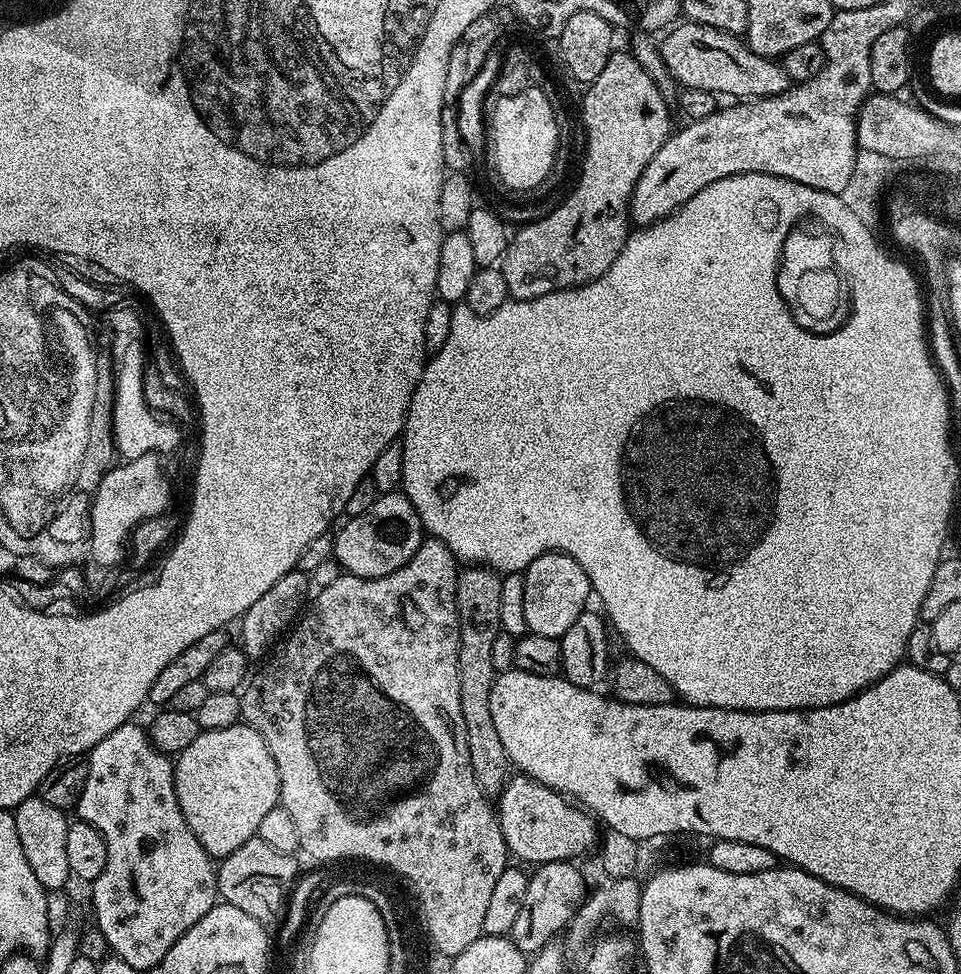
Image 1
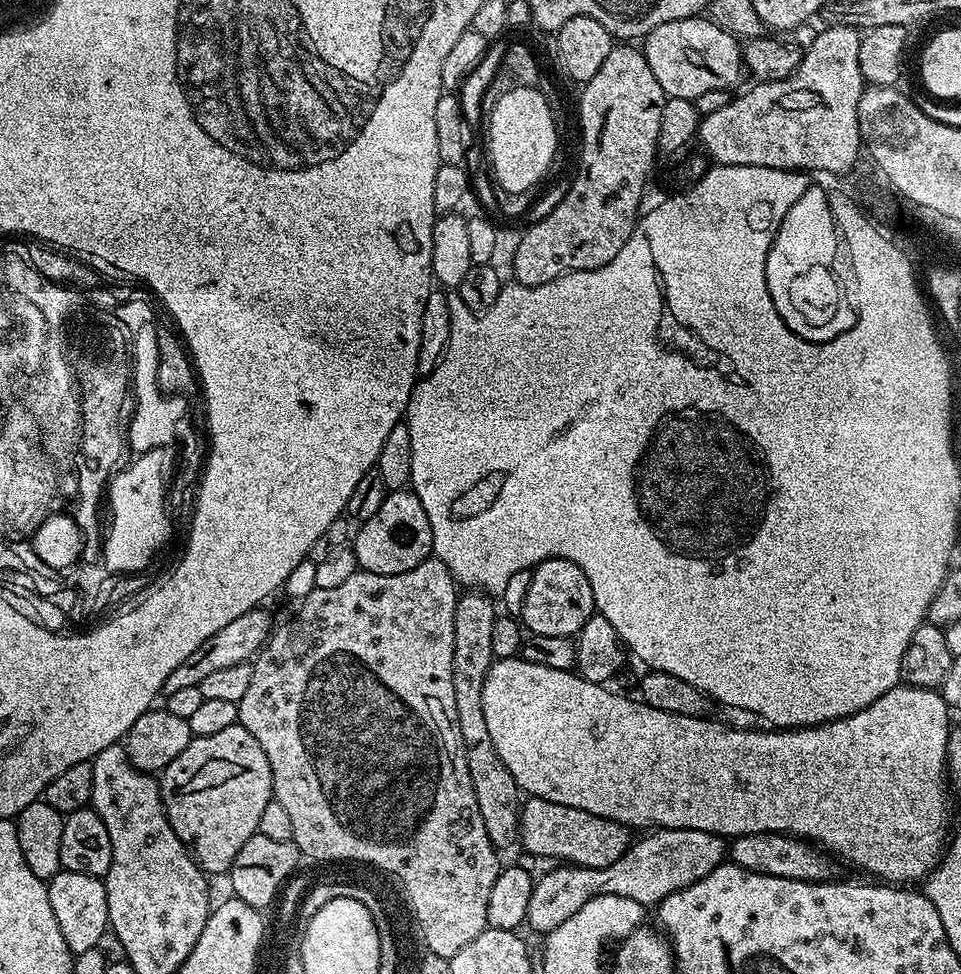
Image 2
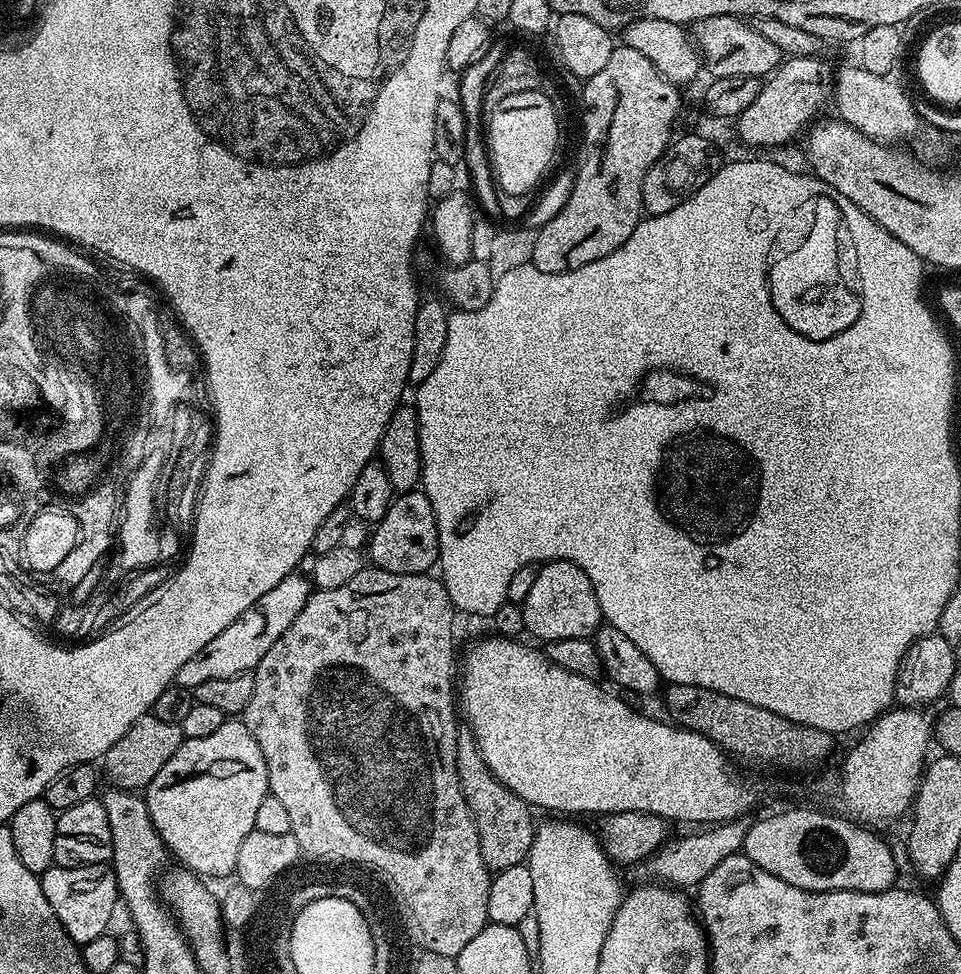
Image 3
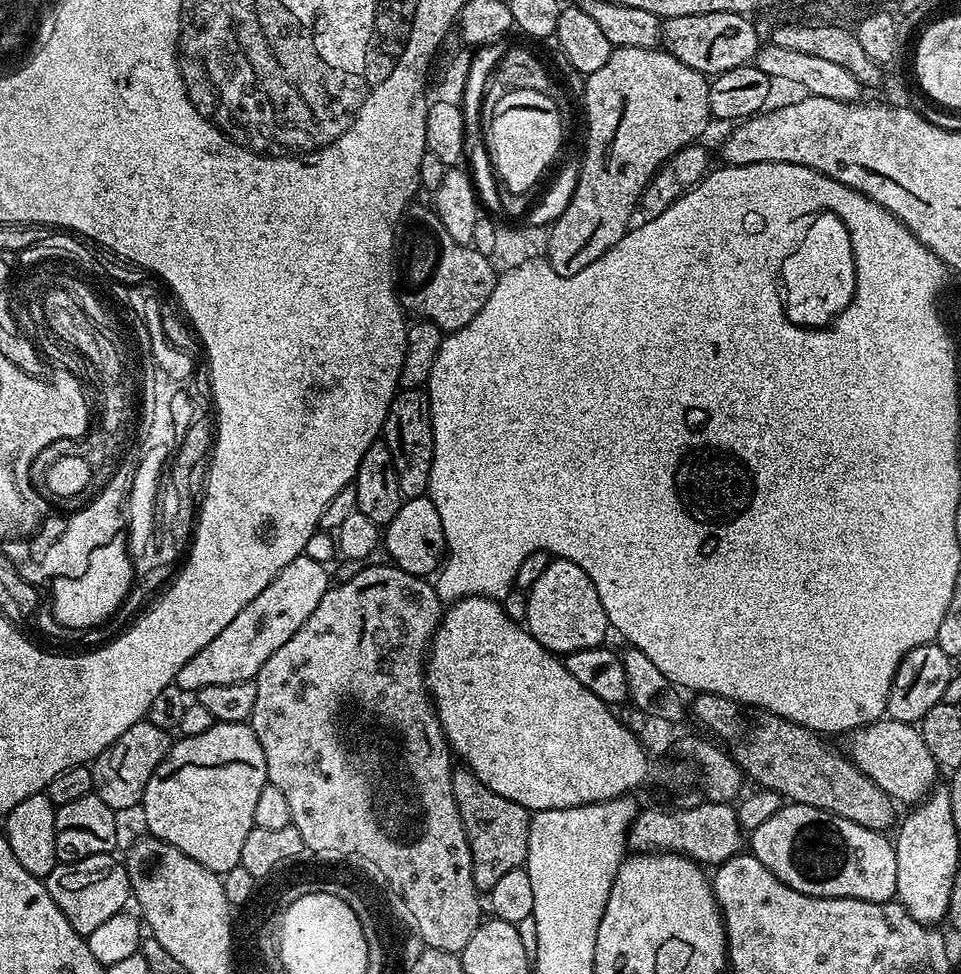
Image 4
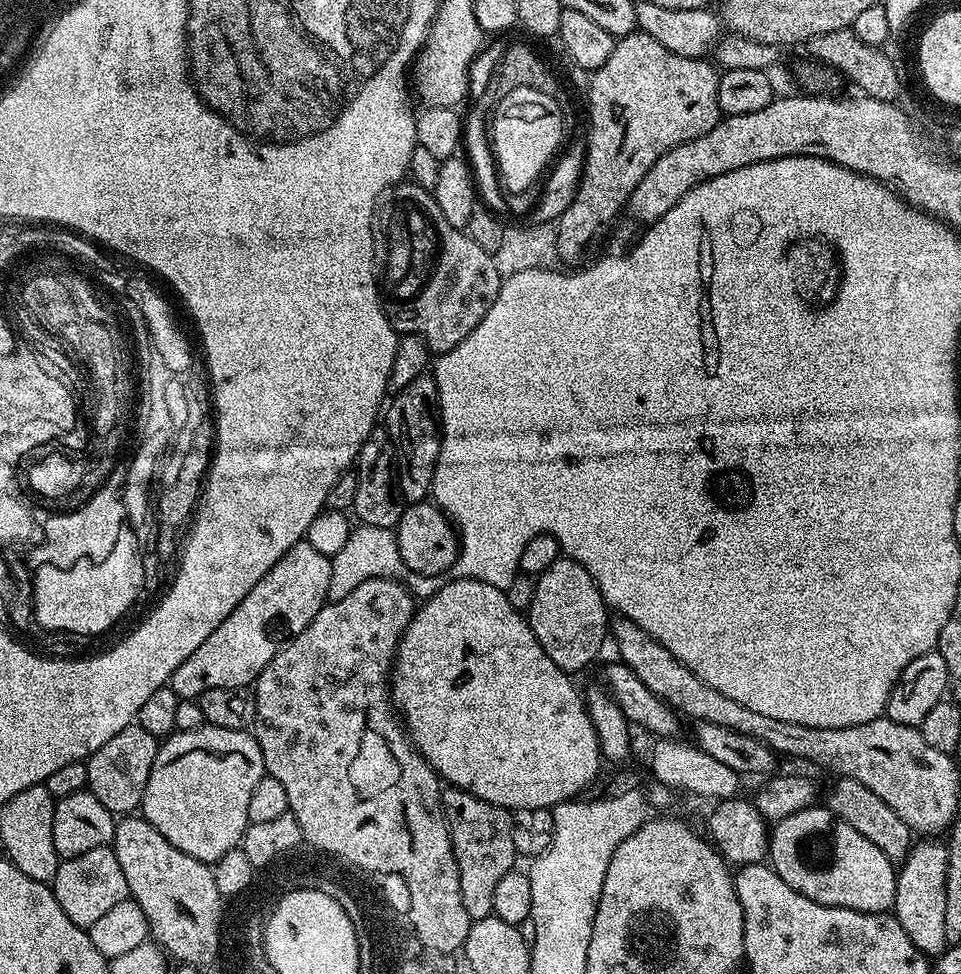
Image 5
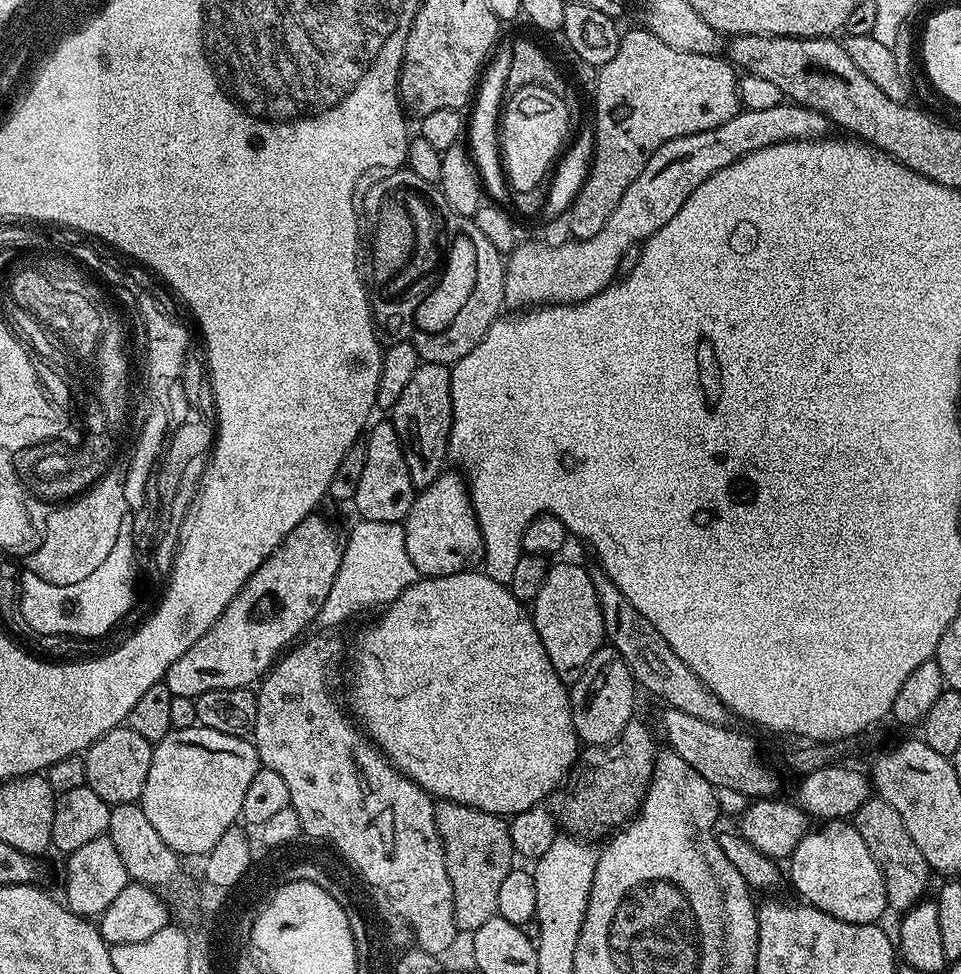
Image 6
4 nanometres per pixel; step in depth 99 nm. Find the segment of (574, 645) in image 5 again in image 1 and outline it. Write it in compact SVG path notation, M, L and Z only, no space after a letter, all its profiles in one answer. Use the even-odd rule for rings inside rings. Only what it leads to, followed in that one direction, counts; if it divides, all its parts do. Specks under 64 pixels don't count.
M547 552L538 558L534 558L534 562L530 562L530 566L524 569L523 573L524 605L526 606L528 632L546 634L557 638L564 636L566 630L570 630L570 626L574 626L576 619L589 607L588 596L590 600L592 584L586 578L586 570L582 570L582 566L578 566L578 562L574 562L574 558L570 558L566 554Z

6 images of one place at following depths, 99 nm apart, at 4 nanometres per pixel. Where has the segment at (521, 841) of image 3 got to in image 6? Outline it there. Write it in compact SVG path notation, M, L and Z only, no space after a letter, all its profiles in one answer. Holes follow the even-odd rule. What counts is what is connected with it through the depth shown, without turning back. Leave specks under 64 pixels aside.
M436 800L434 822L444 847L446 874L450 874L450 886L454 890L456 927L461 933L474 933L482 922L490 922L490 918L496 915L498 889L514 866L509 821L474 806L453 800Z

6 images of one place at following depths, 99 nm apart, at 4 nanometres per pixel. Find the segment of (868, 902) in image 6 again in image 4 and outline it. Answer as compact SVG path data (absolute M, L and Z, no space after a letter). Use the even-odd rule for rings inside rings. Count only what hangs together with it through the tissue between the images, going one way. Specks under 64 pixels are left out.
M791 802L785 803L778 810L778 814L773 814L769 820L762 822L762 826L758 826L750 833L750 852L751 855L758 858L758 862L762 862L762 866L766 866L766 870L770 870L770 874L774 874L783 882L783 884L790 886L794 890L798 890L802 894L821 896L822 898L858 898L859 900L865 900L866 902L886 902L887 900L893 899L896 895L898 862L896 861L895 843L893 843L885 833L866 830L866 826L858 826L858 822L850 822L838 814L827 812L826 810L818 810L814 806L793 804Z

